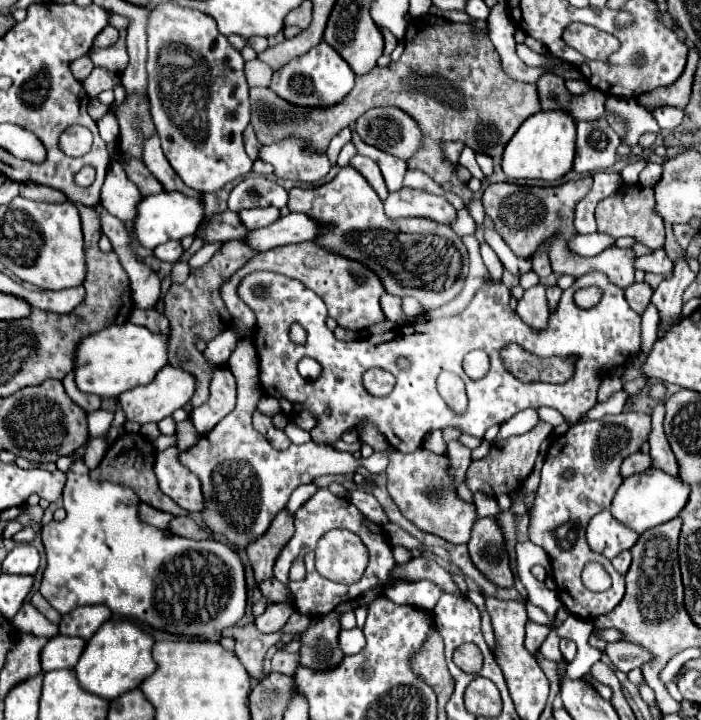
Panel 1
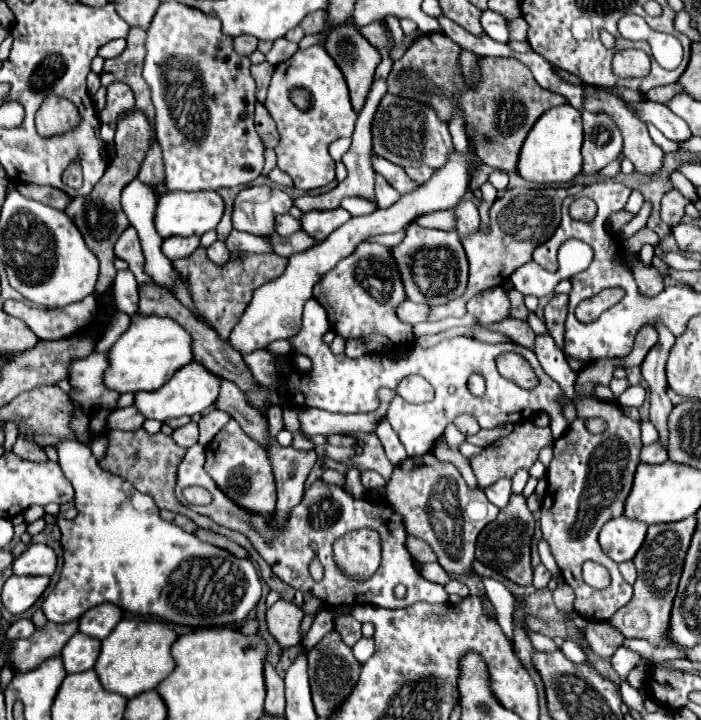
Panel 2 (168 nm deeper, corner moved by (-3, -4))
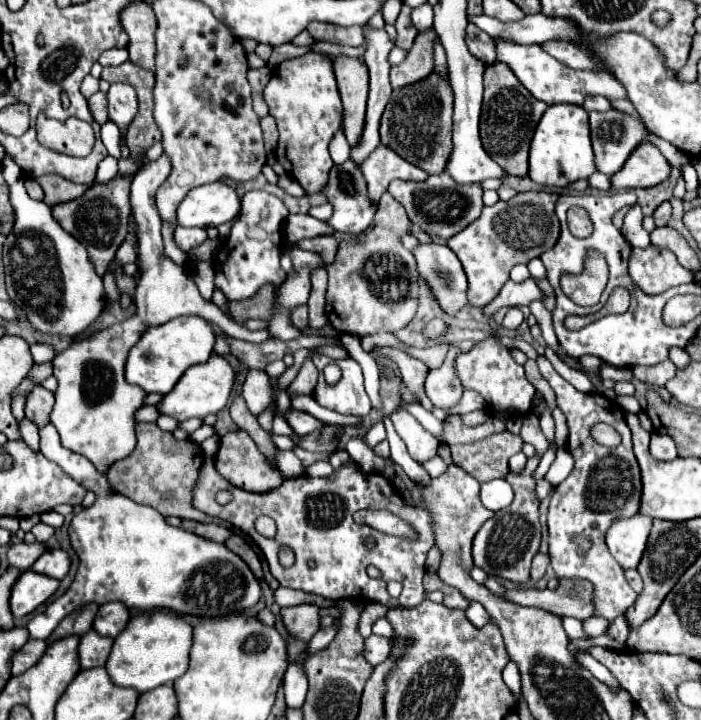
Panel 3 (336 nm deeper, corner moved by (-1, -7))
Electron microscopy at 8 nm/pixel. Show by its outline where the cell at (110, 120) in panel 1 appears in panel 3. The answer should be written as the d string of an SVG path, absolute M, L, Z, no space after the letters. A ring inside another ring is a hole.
M104 123L102 129L100 129L100 137L102 137L102 143L104 147L108 149L110 155L114 157L120 157L120 147L118 147L118 137L120 137L120 129L116 123Z

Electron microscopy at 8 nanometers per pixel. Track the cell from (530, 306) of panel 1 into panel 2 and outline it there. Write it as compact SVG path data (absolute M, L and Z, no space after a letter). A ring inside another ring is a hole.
M550 334L536 338L534 354L544 368L544 372L560 384L564 396L576 406L576 420L570 422L568 432L554 442L554 458L548 466L548 488L542 500L542 518L540 528L542 536L550 546L550 552L560 568L560 574L566 584L570 584L576 592L576 612L588 620L610 620L622 606L626 606L632 598L632 586L618 572L618 564L610 560L600 544L598 532L610 520L624 514L624 502L630 494L636 466L640 464L640 424L632 418L624 416L616 402L604 402L596 396L584 396L576 392L576 372L568 368L566 358L556 348ZM588 418L602 418L608 422L608 430L604 434L590 434L584 426ZM584 560L596 560L608 566L610 570L610 586L608 588L592 588L582 580L580 564Z

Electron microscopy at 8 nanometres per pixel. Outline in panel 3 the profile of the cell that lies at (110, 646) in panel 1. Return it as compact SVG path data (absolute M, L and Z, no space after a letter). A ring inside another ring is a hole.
M152 611L134 615L126 629L114 639L106 671L114 685L146 693L160 685L172 683L188 669L188 651L192 647L192 627L172 611Z

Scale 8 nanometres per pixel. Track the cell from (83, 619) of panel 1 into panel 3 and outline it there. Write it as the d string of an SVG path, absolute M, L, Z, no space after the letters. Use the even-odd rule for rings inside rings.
M106 603L106 605L100 605L92 629L102 637L114 639L118 635L116 629L124 629L128 619L130 619L130 611L122 603ZM110 629L114 629L114 631L110 631Z

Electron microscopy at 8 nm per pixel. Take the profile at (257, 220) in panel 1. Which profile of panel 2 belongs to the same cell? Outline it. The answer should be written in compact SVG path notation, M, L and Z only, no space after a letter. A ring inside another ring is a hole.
M282 214L282 216L276 218L276 232L280 236L290 236L298 230L300 230L300 220L298 218L292 218L290 214Z

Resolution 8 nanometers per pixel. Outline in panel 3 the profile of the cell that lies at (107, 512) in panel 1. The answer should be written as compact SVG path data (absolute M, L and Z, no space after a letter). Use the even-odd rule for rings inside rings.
M50 423L40 429L40 451L86 491L92 491L96 501L72 519L72 529L68 527L70 545L80 559L78 571L68 591L30 619L28 631L32 639L46 641L70 611L88 603L122 601L128 609L168 609L192 617L226 617L252 609L258 603L262 595L260 583L238 555L222 543L168 525L156 509L138 505L114 491L106 475L86 457L62 447L60 435Z

